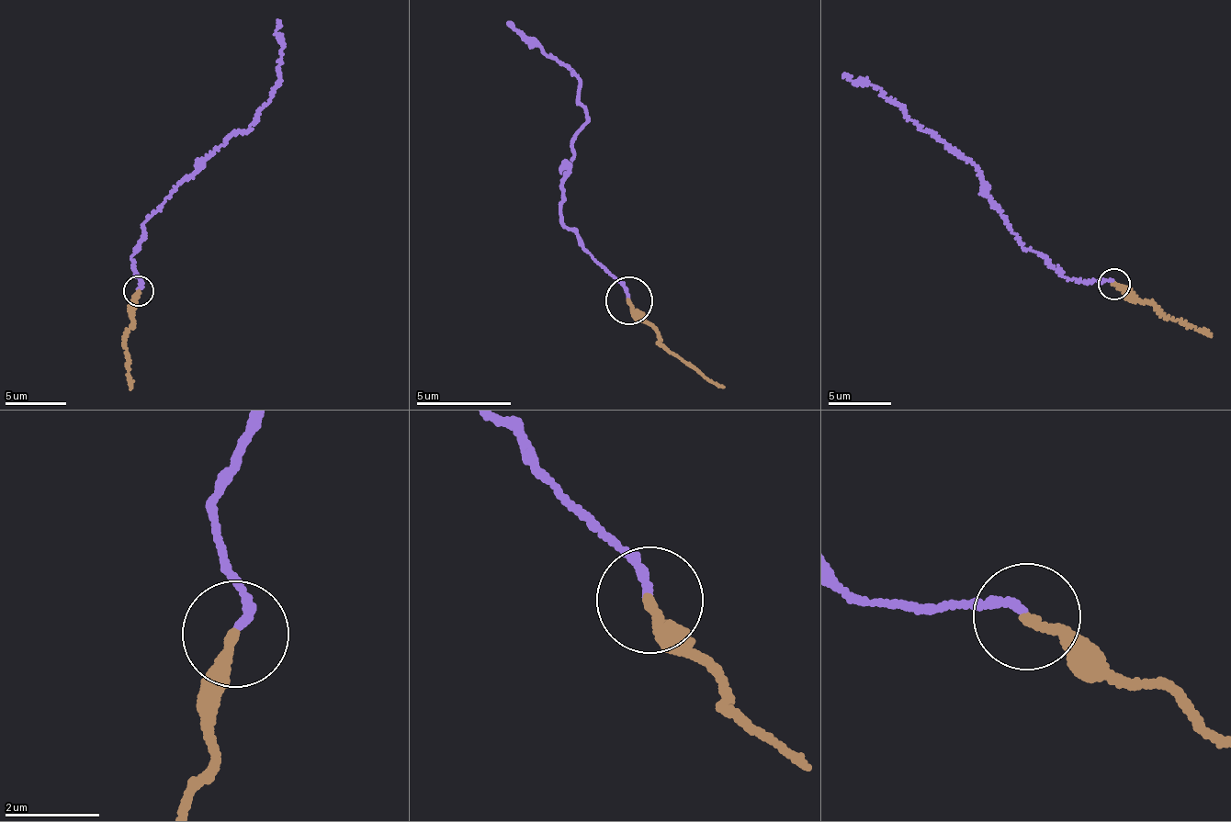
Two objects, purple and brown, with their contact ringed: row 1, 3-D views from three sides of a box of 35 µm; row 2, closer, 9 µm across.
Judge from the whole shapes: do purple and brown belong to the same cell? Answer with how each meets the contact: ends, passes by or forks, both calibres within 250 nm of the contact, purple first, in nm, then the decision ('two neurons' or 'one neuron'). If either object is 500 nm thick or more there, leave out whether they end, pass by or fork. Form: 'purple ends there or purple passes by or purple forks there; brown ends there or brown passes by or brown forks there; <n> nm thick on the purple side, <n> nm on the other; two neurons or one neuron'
purple ends there; brown ends there; 180 nm thick on the purple side, 220 nm on the other; two neurons

